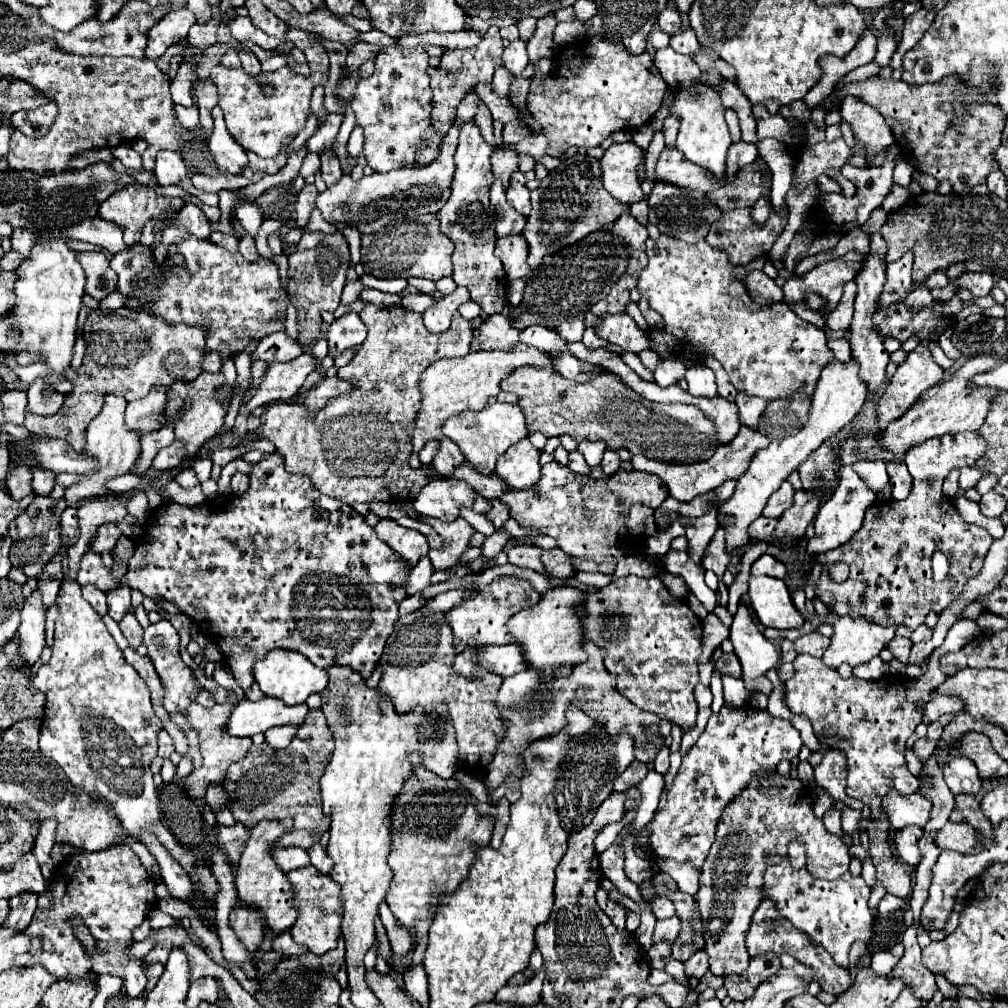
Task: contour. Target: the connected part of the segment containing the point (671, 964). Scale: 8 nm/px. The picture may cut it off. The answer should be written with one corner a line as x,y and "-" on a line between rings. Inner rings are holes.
668,961
668,965
666,965
666,969
664,969
666,973
670,973
674,979
678,979
680,983
684,983
684,985
688,985
688,981
686,981
686,977
684,977
684,965
680,963
680,961

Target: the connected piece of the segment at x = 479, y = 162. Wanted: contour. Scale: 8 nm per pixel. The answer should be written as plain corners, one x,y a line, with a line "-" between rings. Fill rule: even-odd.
468,121
460,129
460,143
456,151
456,173
452,181
450,201
438,211
442,233
446,233
454,245
454,281
470,291
470,299
482,307
484,315
502,313
506,307
506,273
502,263
494,257
494,215
490,211
488,191
494,181
490,169
490,153
494,147
484,141
476,121

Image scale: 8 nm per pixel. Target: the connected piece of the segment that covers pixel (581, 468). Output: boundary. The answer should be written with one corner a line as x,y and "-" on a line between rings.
578,450
569,453
567,466
571,471
581,475
588,475
589,473
589,466
584,460
583,455

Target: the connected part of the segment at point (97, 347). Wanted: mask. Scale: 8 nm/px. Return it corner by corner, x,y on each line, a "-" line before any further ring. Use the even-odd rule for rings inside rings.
134,309
116,311
92,311
84,323
86,355
76,369
74,389
64,395
64,405
52,417
34,415
26,409
24,427
36,435
48,435
68,441
74,449
82,451
86,445
86,425
102,409
102,397
106,391
124,395
128,401
142,399
150,387
172,385
176,381
192,381
202,371
206,357
206,329
192,325
168,325
160,317
140,313

